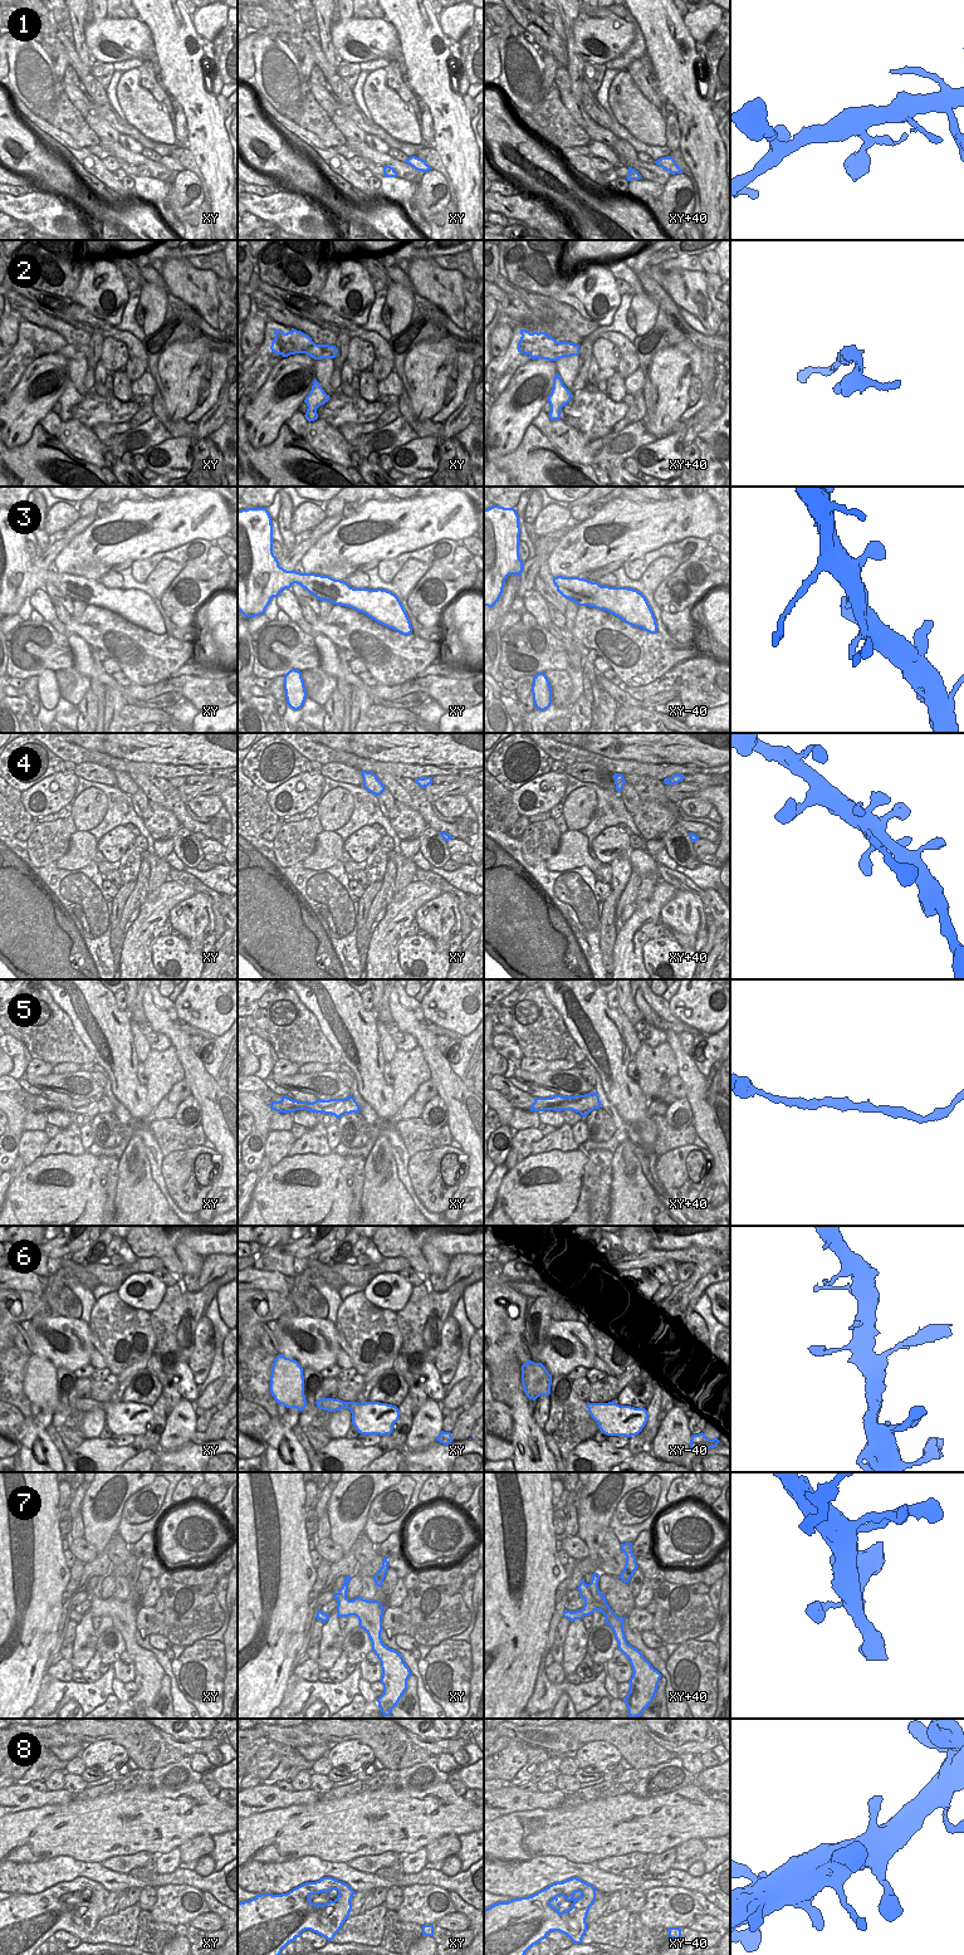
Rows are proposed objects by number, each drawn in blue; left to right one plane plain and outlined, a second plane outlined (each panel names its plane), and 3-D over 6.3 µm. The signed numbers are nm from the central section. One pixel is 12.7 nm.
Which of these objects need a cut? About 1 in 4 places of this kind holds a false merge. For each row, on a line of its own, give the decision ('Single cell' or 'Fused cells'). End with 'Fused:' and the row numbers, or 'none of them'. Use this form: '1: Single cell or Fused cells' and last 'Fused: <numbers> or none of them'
1: Single cell
2: Fused cells
3: Single cell
4: Single cell
5: Single cell
6: Single cell
7: Single cell
8: Single cell
Fused: 2

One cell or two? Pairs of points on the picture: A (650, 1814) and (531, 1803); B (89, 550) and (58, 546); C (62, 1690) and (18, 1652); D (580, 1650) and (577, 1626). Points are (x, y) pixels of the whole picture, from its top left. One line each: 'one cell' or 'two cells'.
A: two cells
B: two cells
C: two cells
D: one cell

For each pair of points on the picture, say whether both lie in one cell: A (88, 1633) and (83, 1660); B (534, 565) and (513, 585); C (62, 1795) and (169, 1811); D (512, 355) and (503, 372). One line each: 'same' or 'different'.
A: same
B: different
C: different
D: same

